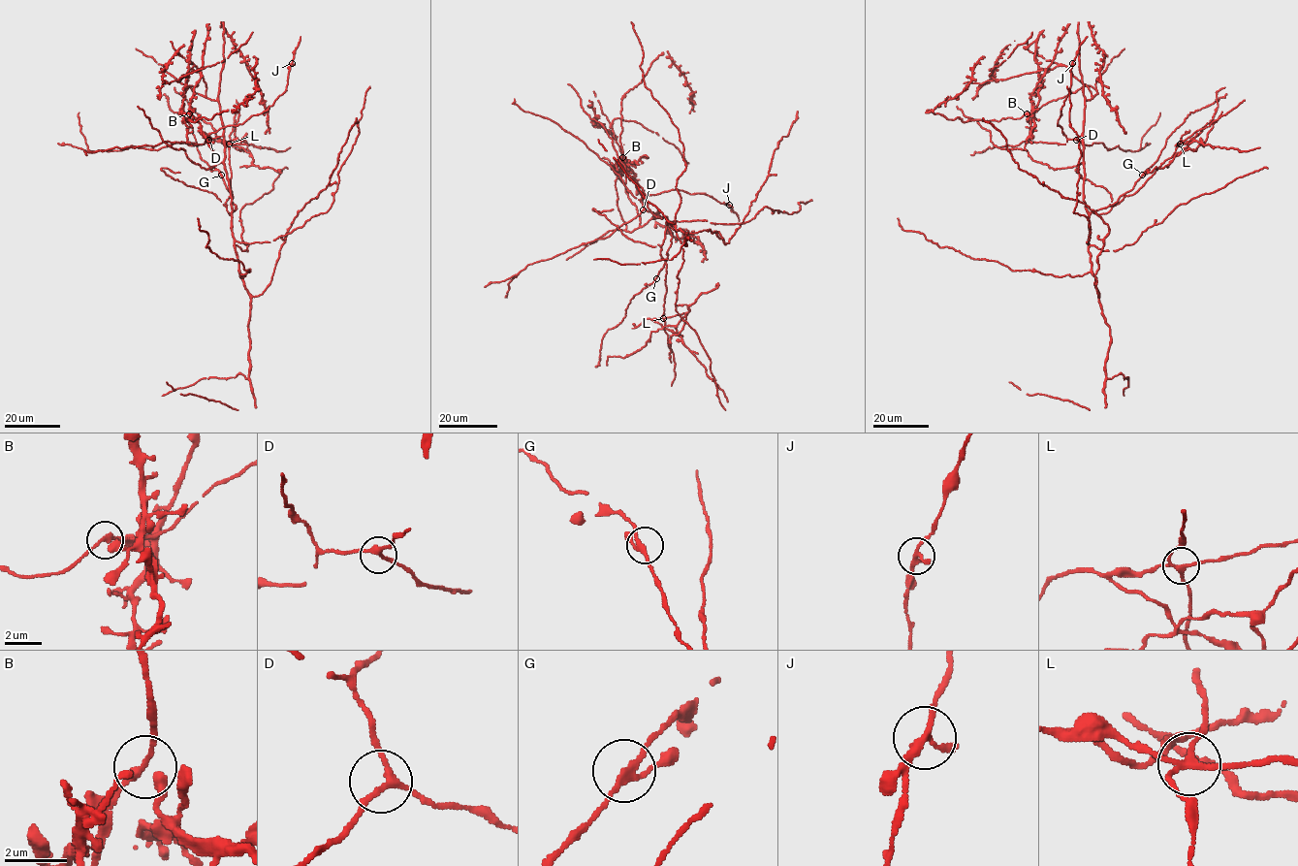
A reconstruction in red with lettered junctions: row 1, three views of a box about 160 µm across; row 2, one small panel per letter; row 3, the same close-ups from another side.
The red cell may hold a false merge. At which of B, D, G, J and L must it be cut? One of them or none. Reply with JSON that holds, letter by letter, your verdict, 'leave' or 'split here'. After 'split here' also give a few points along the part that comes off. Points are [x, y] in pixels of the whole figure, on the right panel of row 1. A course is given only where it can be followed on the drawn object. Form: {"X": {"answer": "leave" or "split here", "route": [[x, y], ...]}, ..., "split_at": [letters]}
{"B": {"answer": "leave"}, "D": {"answer": "leave"}, "G": {"answer": "leave"}, "J": {"answer": "leave"}, "L": {"answer": "split here", "route": [[1180, 144], [1181, 141], [1188, 143], [1175, 155], [1195, 149], [1206, 140], [1221, 112]]}, "split_at": ["L"]}

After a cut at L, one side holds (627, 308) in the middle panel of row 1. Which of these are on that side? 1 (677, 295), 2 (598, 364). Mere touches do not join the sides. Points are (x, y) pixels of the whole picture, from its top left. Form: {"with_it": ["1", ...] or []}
{"with_it": ["1", "2"]}

